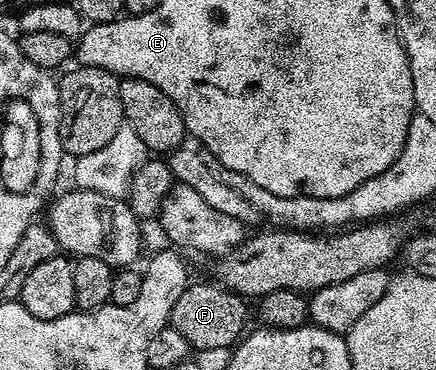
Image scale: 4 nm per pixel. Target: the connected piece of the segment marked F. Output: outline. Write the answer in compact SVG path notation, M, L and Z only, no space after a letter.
M190 283L189 287L183 290L183 294L179 294L179 302L175 302L175 310L171 310L169 319L172 328L179 330L179 334L187 338L190 349L197 351L198 348L201 352L217 352L220 348L232 349L246 331L246 301L236 292L222 288L220 283L212 283Z

